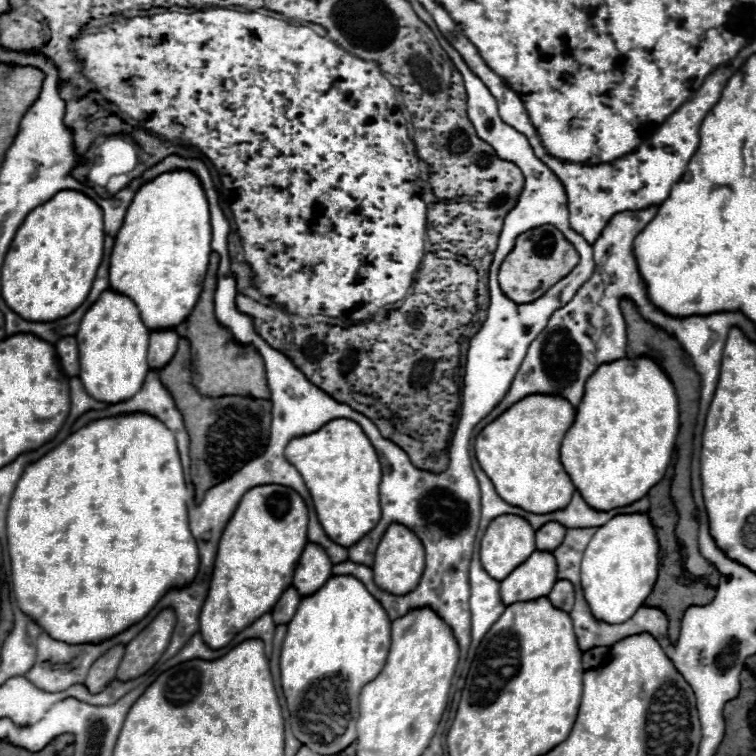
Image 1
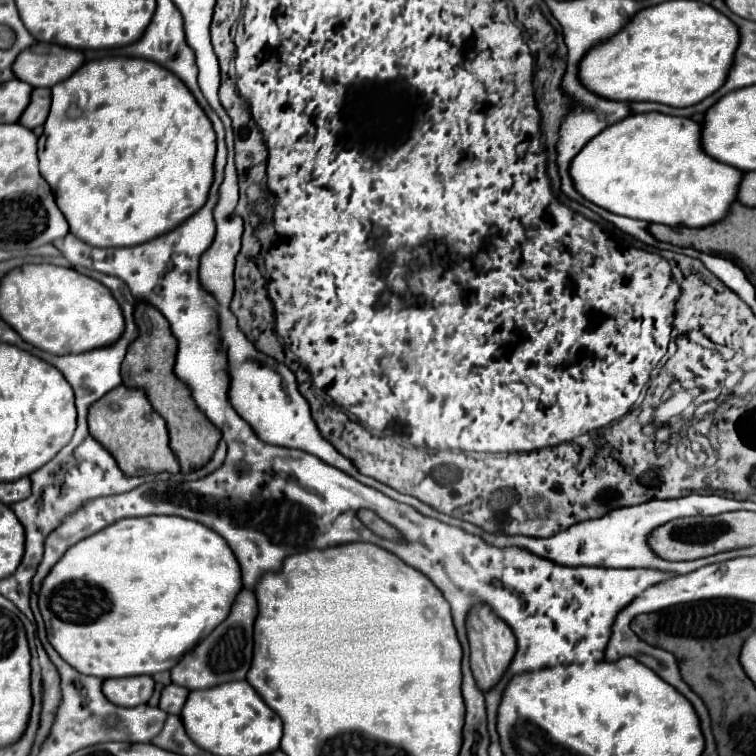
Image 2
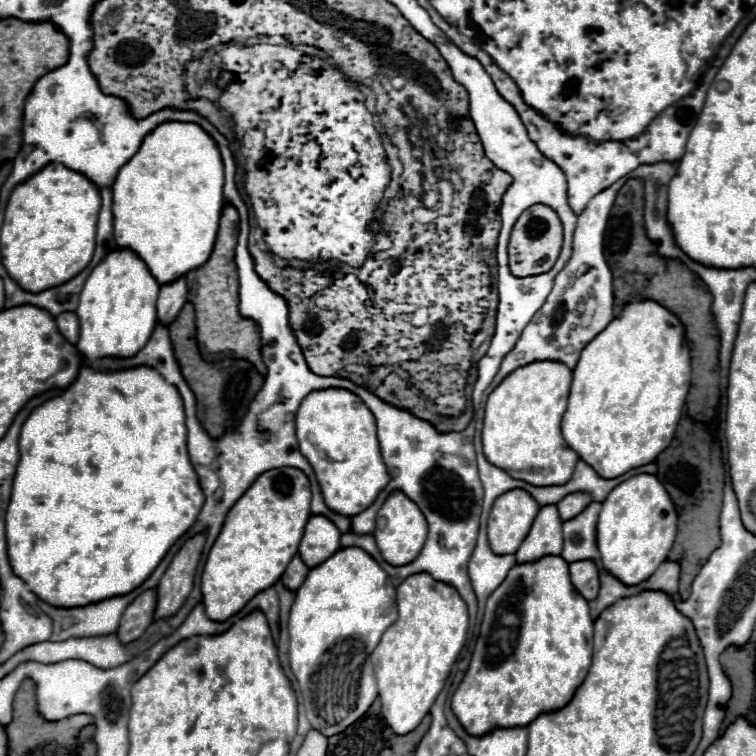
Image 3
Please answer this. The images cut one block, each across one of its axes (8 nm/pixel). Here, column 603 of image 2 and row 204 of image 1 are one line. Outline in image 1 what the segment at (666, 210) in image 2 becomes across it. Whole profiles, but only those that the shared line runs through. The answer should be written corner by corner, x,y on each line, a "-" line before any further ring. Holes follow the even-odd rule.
168,172
144,184
136,192
136,198
126,212
126,220
116,236
110,256
110,288
118,294
128,296
136,304
140,318
150,332
152,328
176,328
178,324
182,324
200,298
208,268
208,252
212,252
209,212
204,190
198,178
190,172

